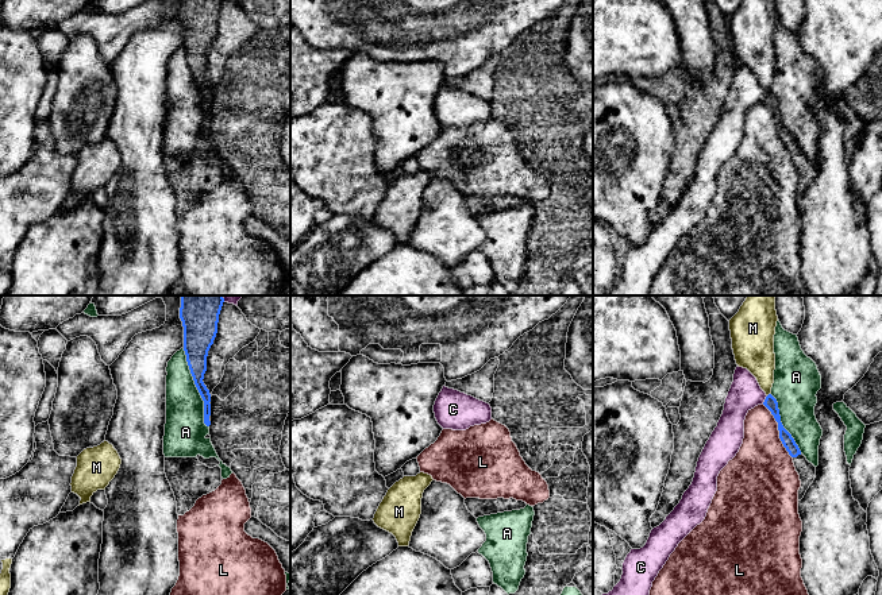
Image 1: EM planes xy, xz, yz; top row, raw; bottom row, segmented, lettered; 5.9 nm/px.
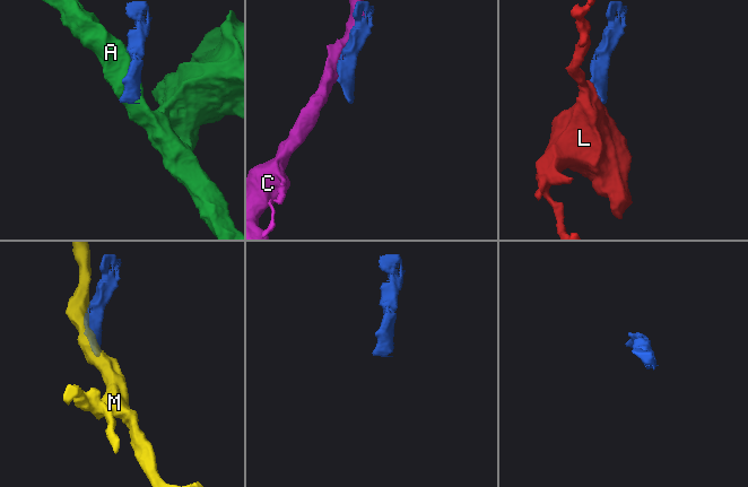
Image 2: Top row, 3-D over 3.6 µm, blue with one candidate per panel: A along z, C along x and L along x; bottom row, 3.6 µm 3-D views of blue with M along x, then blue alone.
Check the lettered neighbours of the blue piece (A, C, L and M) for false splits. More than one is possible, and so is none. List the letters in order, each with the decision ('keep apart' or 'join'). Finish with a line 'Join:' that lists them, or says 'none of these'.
A: keep apart
C: keep apart
L: keep apart
M: keep apart
Join: none of these

